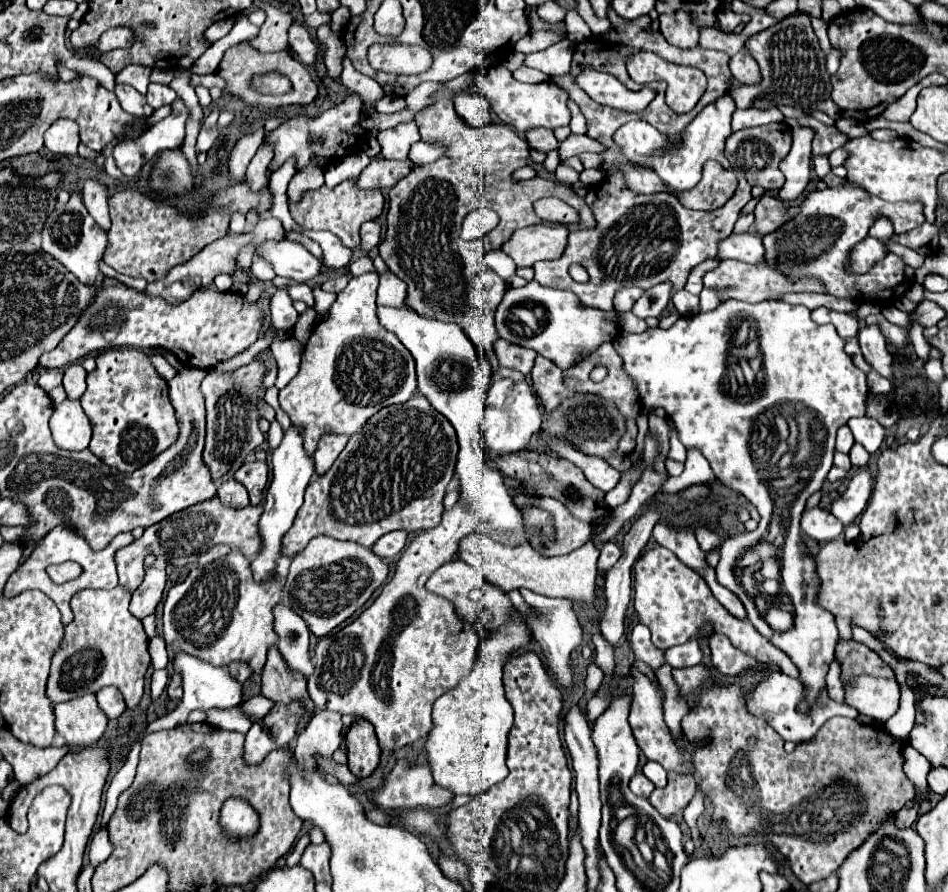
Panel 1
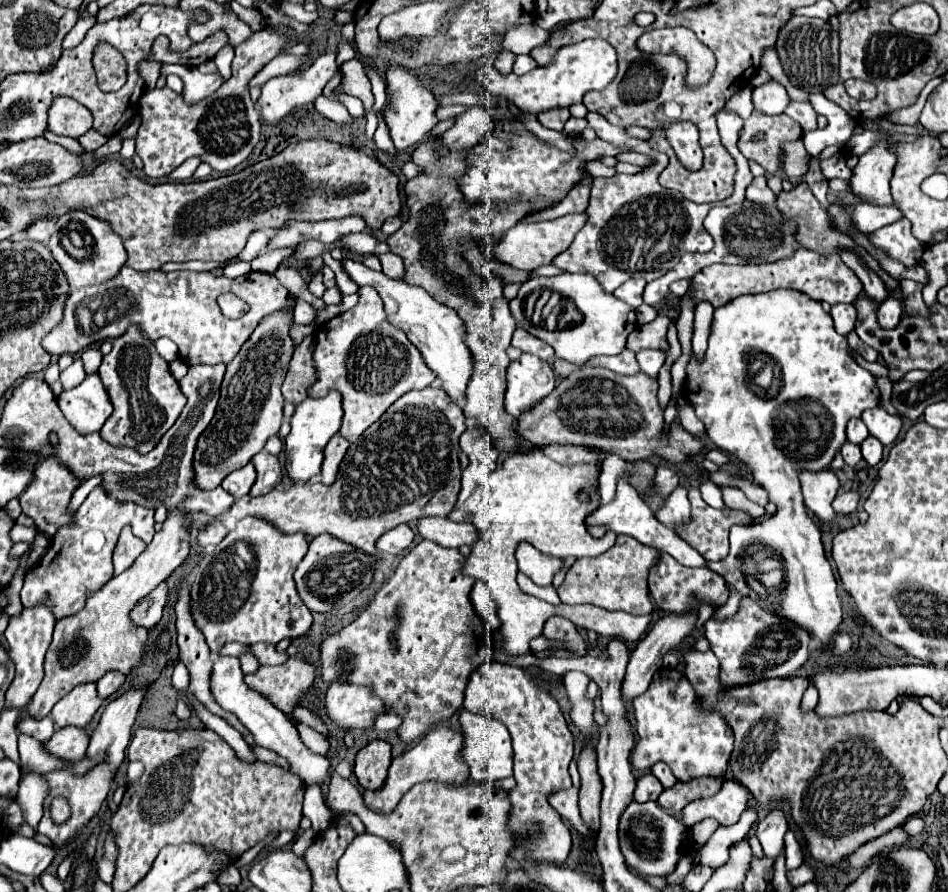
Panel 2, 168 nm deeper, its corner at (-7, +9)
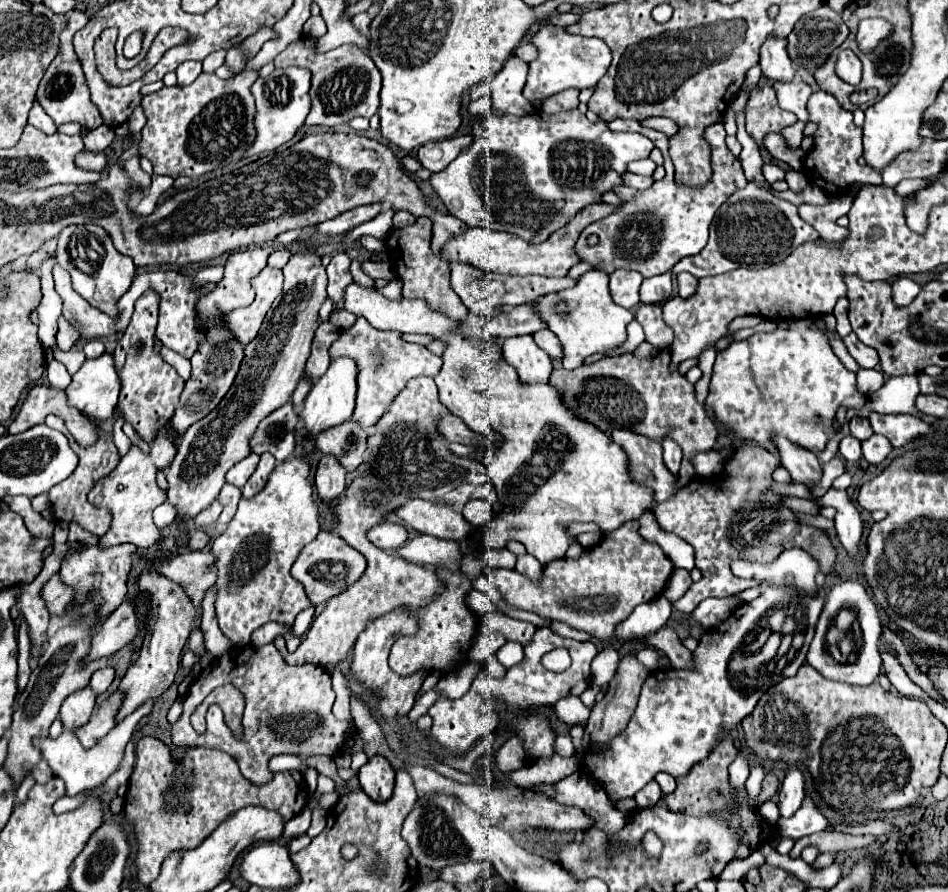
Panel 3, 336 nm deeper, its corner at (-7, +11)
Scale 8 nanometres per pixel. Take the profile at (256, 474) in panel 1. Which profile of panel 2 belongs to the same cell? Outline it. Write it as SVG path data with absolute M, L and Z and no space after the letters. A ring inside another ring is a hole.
M259 452L251 460L257 468L257 480L249 490L249 496L263 496L273 490L275 484L281 482L281 464L277 456L271 456L269 452Z

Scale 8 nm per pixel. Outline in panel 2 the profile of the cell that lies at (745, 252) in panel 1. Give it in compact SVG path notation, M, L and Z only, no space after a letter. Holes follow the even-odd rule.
M745 200L743 204L737 204L737 206L733 204L733 206L711 208L711 212L705 218L705 230L715 240L713 250L707 254L683 256L681 262L673 270L669 270L661 278L649 282L645 286L645 292L643 292L645 304L655 306L655 304L663 302L665 296L668 296L670 292L669 284L671 282L681 280L681 278L689 280L691 276L695 276L705 266L711 266L717 262L721 262L721 264L769 264L769 262L777 262L777 260L793 256L795 250L799 248L799 242L795 240L797 224L793 220L785 218L777 206L759 206L759 204L753 204L749 200Z

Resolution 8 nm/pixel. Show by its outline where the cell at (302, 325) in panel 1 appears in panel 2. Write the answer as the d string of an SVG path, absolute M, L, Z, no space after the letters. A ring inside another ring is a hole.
M281 264L273 274L275 274L277 280L279 280L281 284L285 284L285 286L289 288L289 292L293 292L297 298L307 300L307 302L309 302L311 306L315 306L317 310L321 310L321 308L325 306L325 302L323 302L321 298L315 298L315 296L307 290L307 284L303 282L301 274L299 274L295 268L289 268L289 266Z

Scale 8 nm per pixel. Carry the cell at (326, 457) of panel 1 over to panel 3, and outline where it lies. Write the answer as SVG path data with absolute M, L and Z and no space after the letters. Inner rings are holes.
M321 456L315 472L315 484L321 500L331 502L345 490L345 468L331 456Z

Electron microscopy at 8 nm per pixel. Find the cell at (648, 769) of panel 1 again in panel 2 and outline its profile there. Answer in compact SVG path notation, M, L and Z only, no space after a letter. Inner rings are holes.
M657 762L657 766L653 766L651 772L657 776L657 780L663 784L663 788L671 788L671 786L677 782L677 778L675 778L673 772L669 770L669 766L665 766L663 762Z

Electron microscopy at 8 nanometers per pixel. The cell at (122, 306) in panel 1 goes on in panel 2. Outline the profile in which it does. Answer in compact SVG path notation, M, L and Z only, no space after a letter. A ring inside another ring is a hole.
M123 266L121 274L101 286L89 286L89 288L81 288L81 290L69 290L69 296L65 300L65 308L63 308L63 318L61 322L43 338L41 346L45 348L45 352L49 352L51 356L61 356L61 354L77 354L81 350L85 350L87 346L101 342L101 340L109 340L109 338L117 338L121 336L131 324L139 324L143 334L151 340L157 338L171 338L177 346L179 346L179 358L183 362L187 362L189 366L193 364L219 364L219 362L231 362L237 352L241 350L241 346L247 342L247 338L251 336L251 332L257 326L257 320L261 320L265 314L271 314L273 310L279 310L285 304L289 290L279 284L279 280L273 274L265 274L265 272L253 272L253 280L251 280L251 272L239 278L229 280L227 276L215 276L211 272L191 272L191 270L177 270L177 272L157 272L157 270L147 270L147 272L137 272L131 270L127 266ZM223 292L235 292L239 298L243 298L245 302L249 302L251 310L241 316L239 320L229 320L221 314L219 306L217 306L217 296Z

